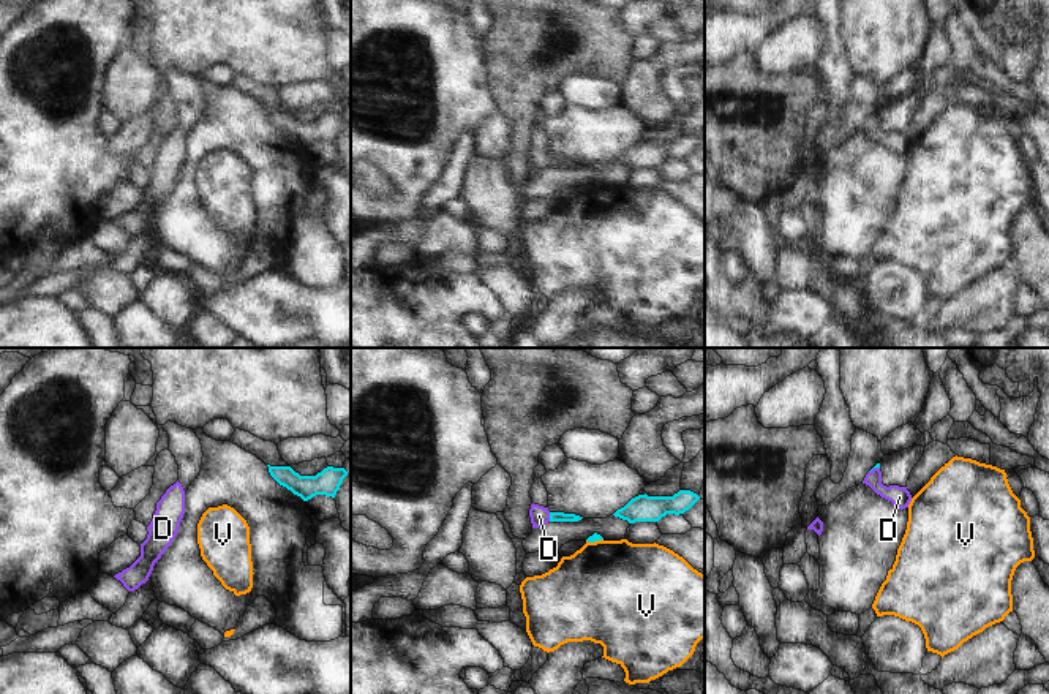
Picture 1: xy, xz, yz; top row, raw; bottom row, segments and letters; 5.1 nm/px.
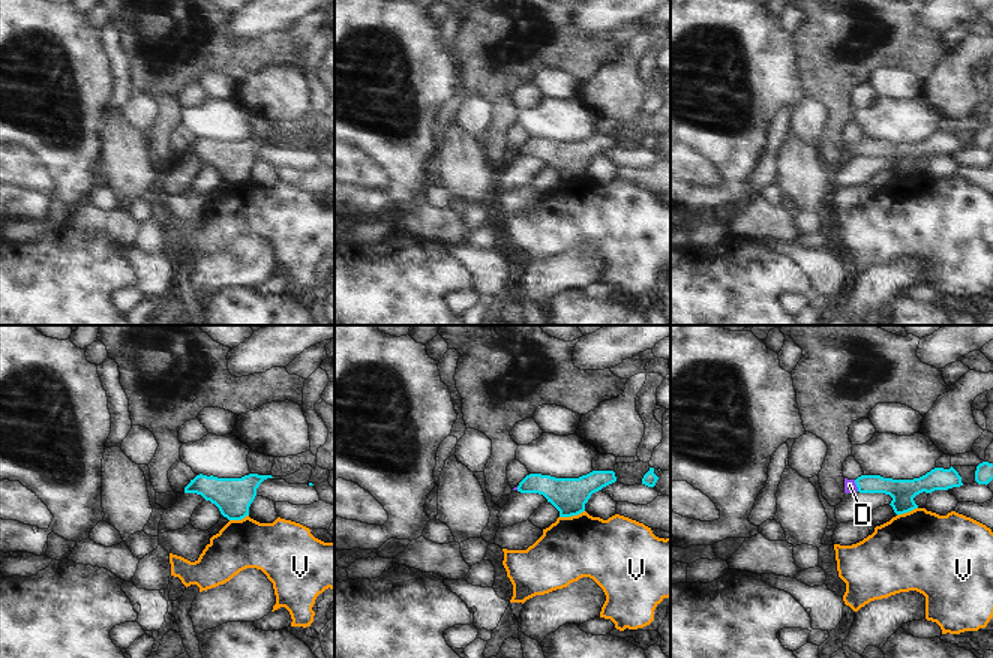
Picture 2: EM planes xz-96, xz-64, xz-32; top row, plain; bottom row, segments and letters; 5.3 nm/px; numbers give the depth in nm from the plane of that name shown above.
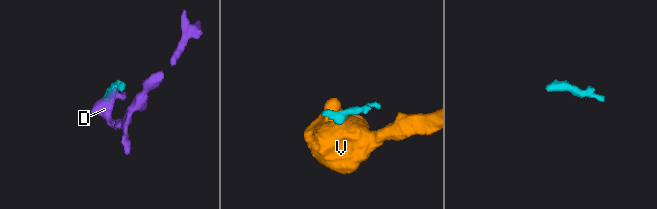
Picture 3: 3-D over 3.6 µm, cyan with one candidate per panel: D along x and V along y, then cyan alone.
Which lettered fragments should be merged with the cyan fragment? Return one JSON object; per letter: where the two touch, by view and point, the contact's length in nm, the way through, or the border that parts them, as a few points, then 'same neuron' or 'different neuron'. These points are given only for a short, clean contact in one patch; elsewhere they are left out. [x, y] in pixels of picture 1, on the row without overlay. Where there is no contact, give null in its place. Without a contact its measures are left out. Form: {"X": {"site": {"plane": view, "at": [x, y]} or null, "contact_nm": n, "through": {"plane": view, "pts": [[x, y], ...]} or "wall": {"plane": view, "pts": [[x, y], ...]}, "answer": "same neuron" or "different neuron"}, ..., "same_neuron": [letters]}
{"D": {"site": {"plane": "xz", "at": [550, 163]}, "contact_nm": 50, "through": {"plane": "xz", "pts": [[553, 162], [550, 163], [539, 162]]}, "answer": "same neuron"}, "V": {"site": {"plane": "xz", "at": [594, 187]}, "contact_nm": 90, "wall": {"plane": "xz", "pts": [[602, 184], [586, 187]]}, "answer": "different neuron"}, "same_neuron": ["D"]}

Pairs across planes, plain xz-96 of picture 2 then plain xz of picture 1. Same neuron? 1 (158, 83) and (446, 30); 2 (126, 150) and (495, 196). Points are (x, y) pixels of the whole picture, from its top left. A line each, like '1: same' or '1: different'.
1: different
2: same

